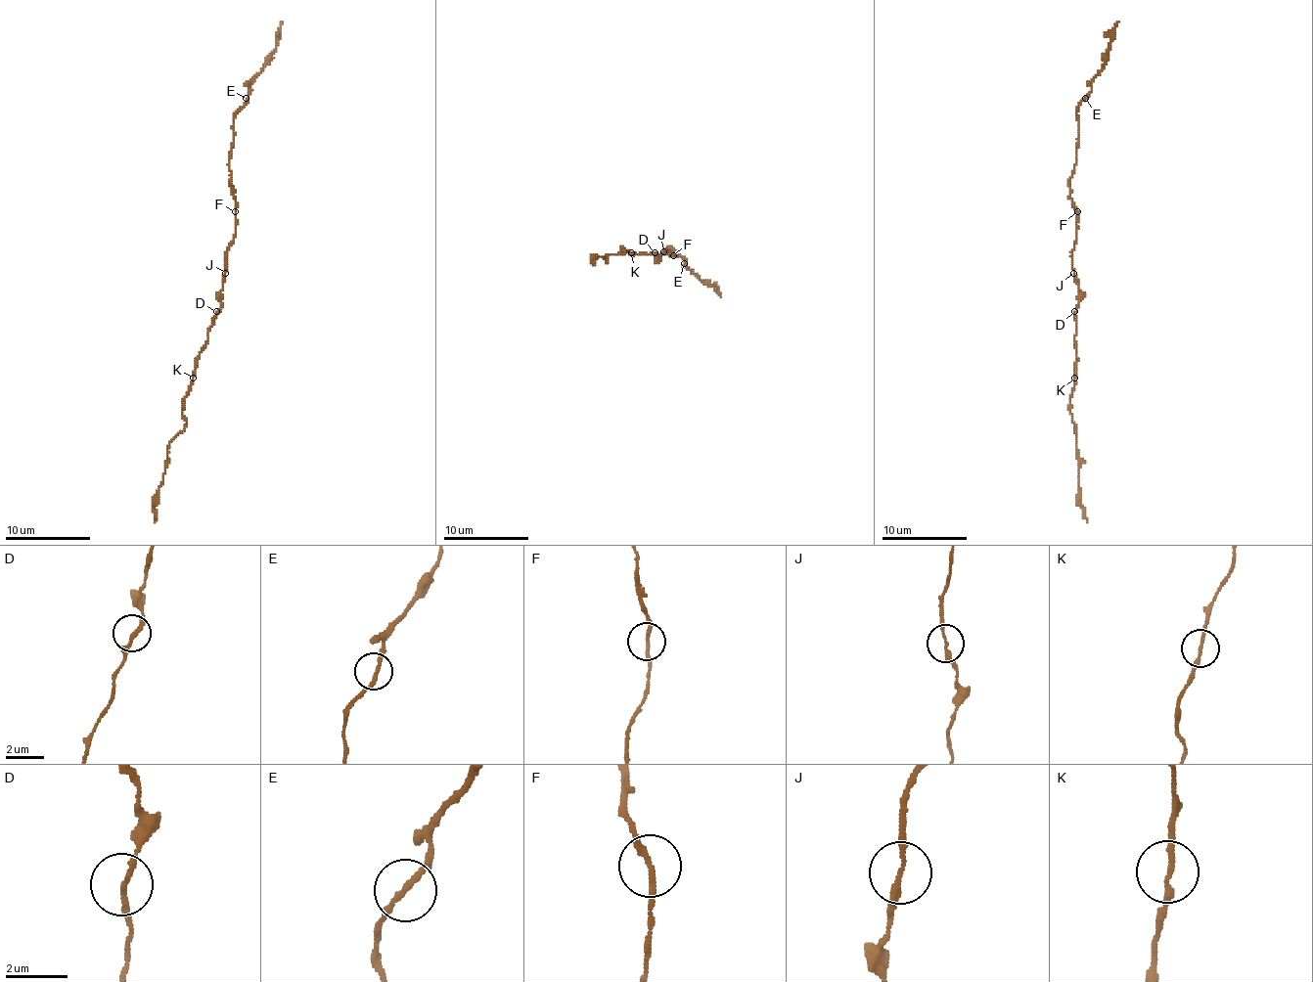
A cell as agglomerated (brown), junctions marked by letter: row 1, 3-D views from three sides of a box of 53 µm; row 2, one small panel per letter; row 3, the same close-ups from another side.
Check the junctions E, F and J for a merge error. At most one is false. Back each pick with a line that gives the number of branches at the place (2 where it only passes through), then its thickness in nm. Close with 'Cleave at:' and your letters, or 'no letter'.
Cleave at: no letter

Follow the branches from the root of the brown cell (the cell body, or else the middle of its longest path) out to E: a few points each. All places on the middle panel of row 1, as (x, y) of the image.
E: (665, 250), (674, 254), (671, 248), (667, 254), (680, 254), (684, 263)

